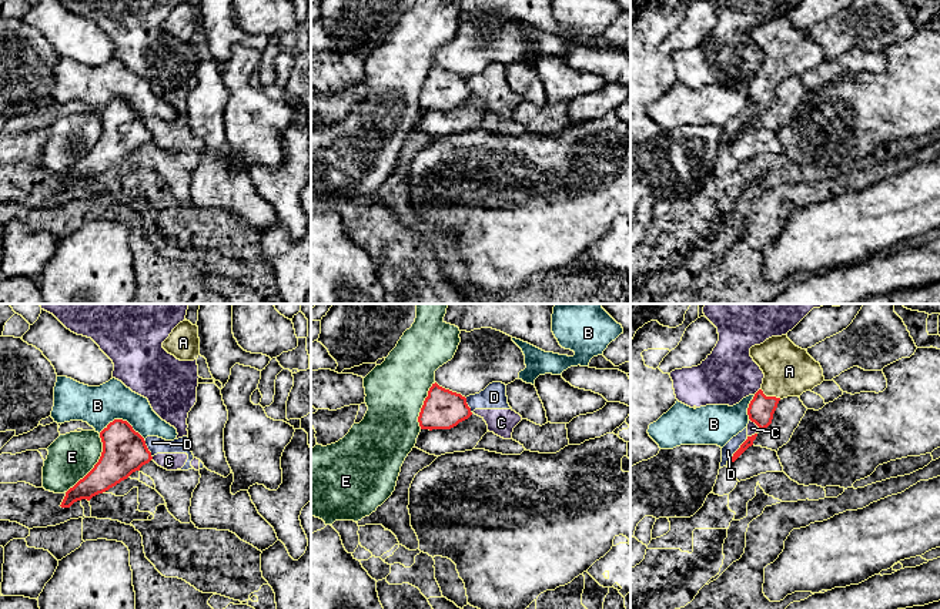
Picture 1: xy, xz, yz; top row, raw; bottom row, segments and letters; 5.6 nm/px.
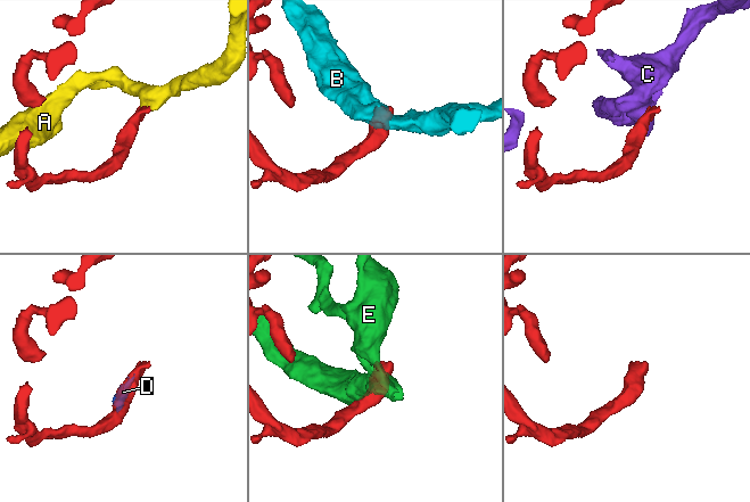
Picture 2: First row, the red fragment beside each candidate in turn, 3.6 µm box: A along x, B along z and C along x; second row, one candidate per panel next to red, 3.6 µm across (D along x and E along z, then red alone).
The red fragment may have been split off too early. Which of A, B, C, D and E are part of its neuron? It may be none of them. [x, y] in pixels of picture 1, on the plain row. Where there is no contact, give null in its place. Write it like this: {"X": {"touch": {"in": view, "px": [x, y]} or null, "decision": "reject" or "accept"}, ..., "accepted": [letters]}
{"A": {"touch": {"in": "yz", "px": [770, 77]}, "decision": "accept"}, "B": {"touch": {"in": "xy", "px": [121, 100]}, "decision": "reject"}, "C": {"touch": {"in": "yz", "px": [756, 104]}, "decision": "reject"}, "D": {"touch": {"in": "yz", "px": [739, 129]}, "decision": "reject"}, "E": {"touch": {"in": "xy", "px": [96, 144]}, "decision": "reject"}, "accepted": ["A"]}

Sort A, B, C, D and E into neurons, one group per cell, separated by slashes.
A / B / C D / E

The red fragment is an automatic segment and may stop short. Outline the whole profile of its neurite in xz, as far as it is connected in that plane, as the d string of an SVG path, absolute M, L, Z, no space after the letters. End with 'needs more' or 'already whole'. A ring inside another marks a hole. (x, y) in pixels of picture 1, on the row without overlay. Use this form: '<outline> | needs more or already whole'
M435 63L428 71L418 103L421 110L451 110L471 96L465 77Z | already whole

